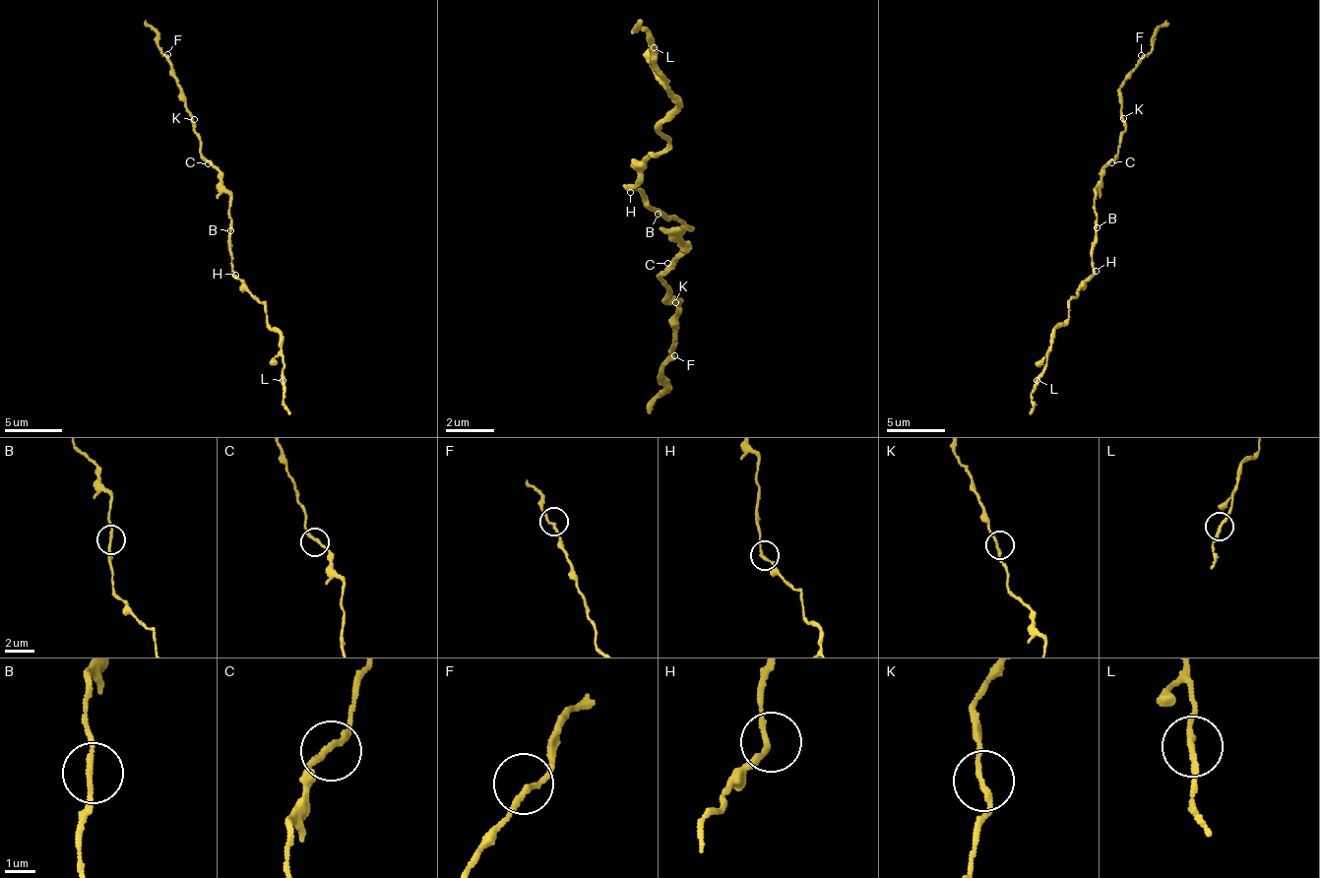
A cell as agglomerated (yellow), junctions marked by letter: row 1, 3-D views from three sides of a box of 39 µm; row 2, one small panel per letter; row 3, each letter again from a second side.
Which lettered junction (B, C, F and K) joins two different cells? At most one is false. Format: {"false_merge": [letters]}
{"false_merge": []}

